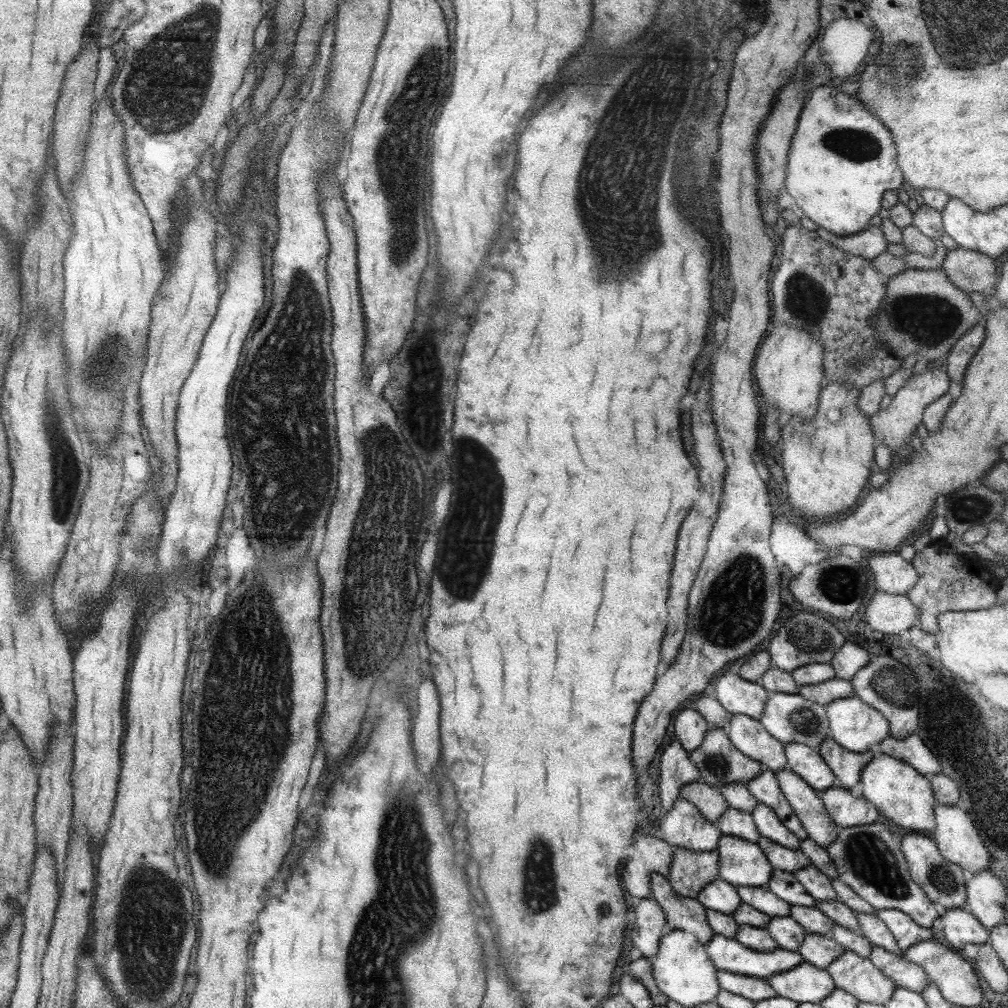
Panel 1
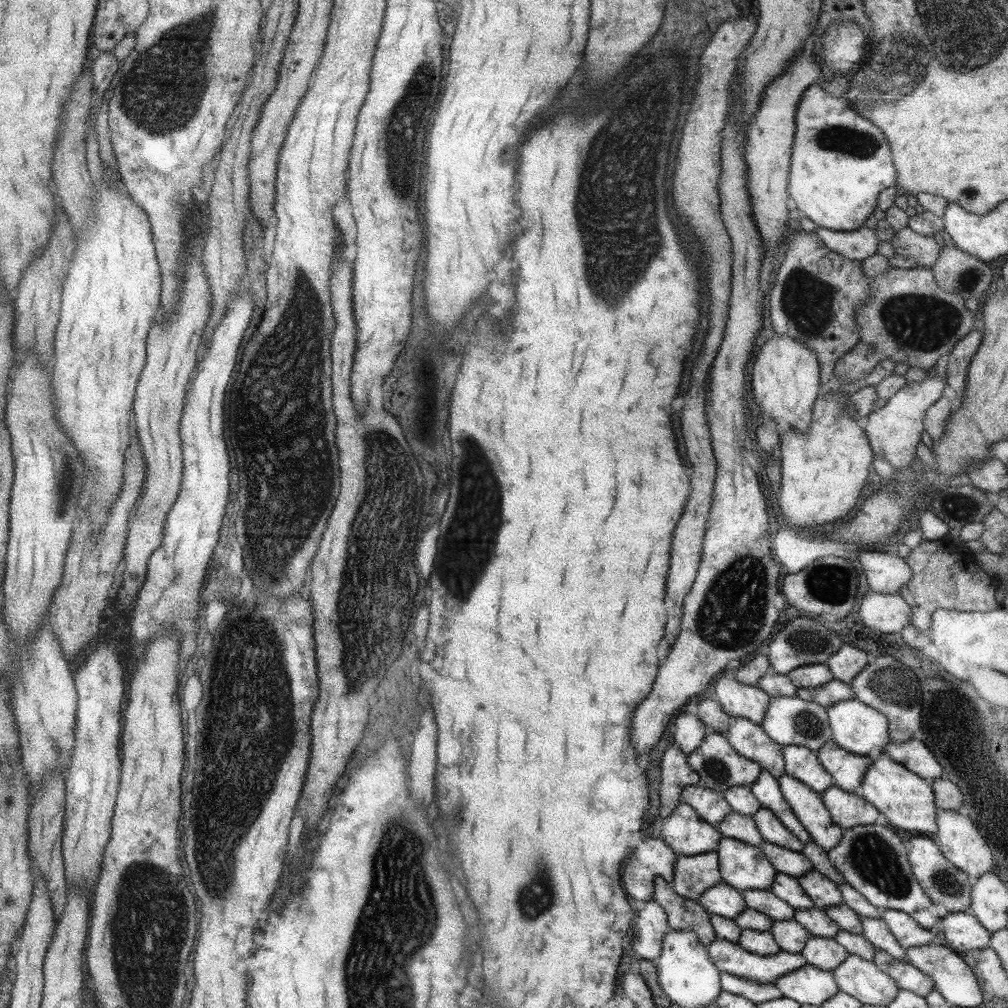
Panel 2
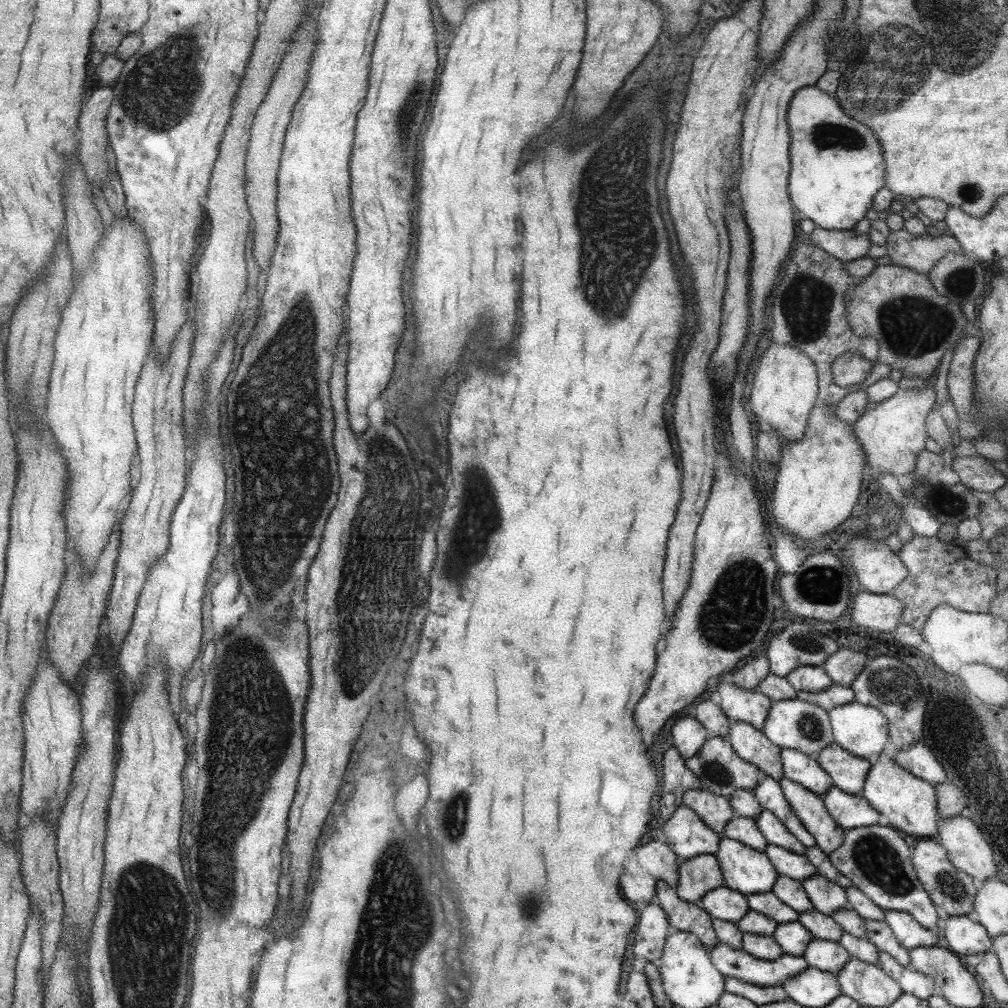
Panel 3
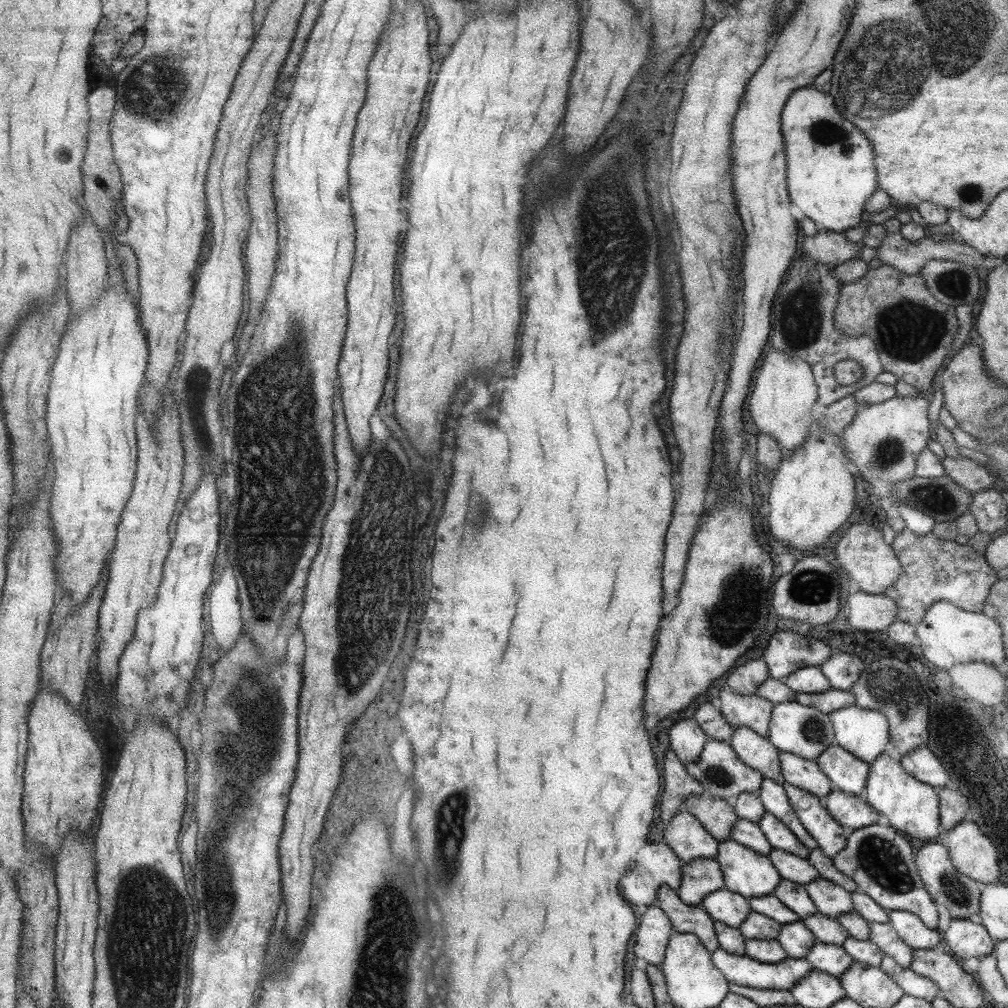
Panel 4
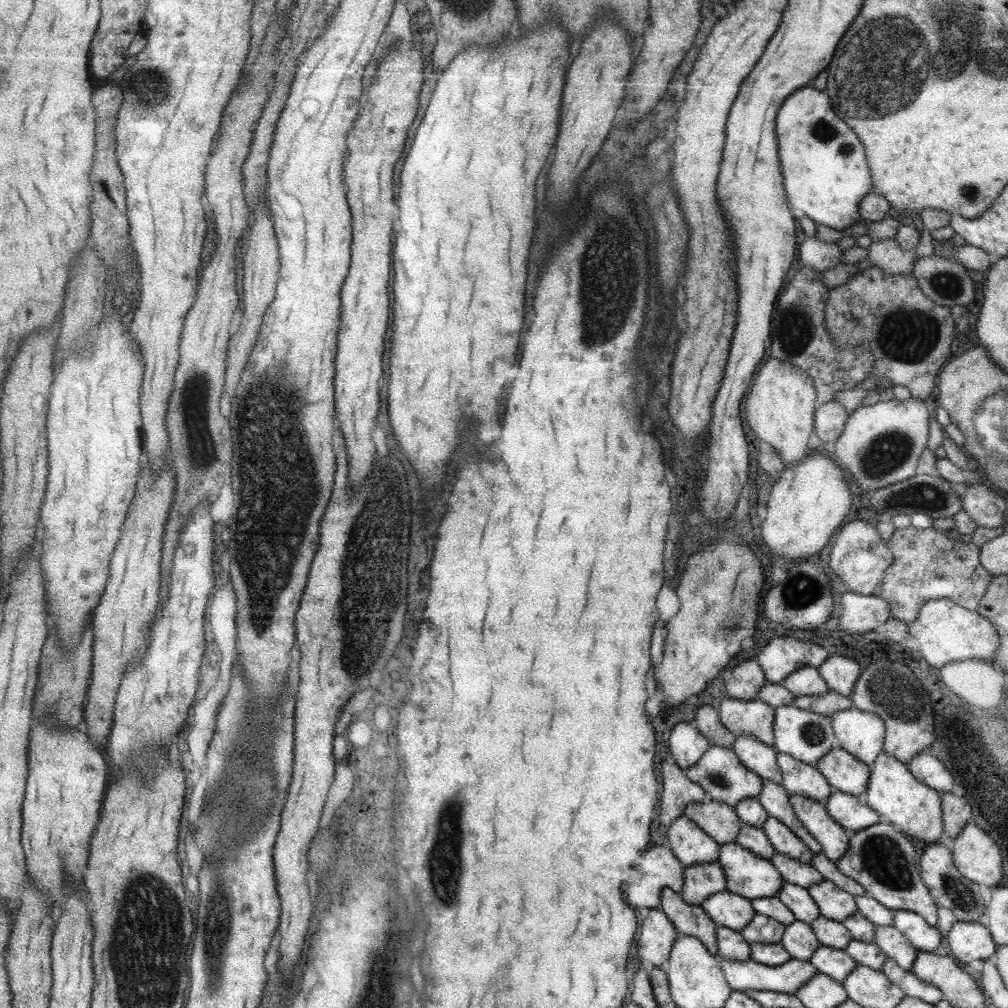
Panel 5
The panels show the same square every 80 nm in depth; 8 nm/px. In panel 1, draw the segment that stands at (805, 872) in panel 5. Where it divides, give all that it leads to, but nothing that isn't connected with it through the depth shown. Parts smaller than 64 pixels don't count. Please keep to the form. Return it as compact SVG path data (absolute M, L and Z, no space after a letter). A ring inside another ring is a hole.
M760 836L756 843L773 869L793 873L810 864L810 860L797 848L785 848L780 844L767 840L763 836Z

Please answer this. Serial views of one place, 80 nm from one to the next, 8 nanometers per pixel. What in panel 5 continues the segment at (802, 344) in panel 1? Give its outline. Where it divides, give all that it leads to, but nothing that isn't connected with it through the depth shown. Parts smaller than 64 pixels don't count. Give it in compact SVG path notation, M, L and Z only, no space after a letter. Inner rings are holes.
M771 357L763 366L760 366L759 373L750 384L745 397L745 414L749 428L761 444L770 446L779 455L784 464L796 464L808 454L807 440L809 440L813 429L816 405L816 394L807 373L792 364L787 364Z

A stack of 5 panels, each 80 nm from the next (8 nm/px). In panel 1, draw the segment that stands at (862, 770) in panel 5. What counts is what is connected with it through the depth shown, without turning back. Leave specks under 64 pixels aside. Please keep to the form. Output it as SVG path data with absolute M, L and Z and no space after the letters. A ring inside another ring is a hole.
M830 736L819 744L818 751L829 770L839 780L840 787L848 791L860 781L862 768L872 759L870 750L849 752Z

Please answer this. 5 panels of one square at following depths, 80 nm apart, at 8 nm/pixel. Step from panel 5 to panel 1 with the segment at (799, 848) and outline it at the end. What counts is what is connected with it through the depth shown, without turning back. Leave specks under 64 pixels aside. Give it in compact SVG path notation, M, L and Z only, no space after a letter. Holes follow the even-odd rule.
M757 802L757 806L750 813L760 836L785 848L800 848L800 840L781 824L771 808Z

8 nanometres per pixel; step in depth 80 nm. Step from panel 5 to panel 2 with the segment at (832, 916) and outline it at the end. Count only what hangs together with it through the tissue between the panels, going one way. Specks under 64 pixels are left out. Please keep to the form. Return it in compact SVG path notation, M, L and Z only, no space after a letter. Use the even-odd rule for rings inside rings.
M815 869L797 876L796 879L816 909L823 911L828 906L842 902L837 885Z

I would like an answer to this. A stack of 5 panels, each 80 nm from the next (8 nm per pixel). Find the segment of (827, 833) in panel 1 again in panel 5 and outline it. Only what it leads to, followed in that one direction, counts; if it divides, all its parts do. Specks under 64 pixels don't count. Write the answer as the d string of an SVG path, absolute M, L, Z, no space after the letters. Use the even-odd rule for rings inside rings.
M791 794L789 804L809 834L821 845L821 853L831 862L837 862L847 850L849 833L827 814L827 809L817 800Z

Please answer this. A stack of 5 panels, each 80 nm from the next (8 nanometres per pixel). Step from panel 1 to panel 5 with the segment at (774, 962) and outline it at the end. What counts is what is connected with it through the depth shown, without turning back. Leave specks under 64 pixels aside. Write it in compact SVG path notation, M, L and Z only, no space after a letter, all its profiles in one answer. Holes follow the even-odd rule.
M717 954L714 957L718 960L718 965L721 967L723 976L732 991L770 990L794 995L796 990L802 984L805 984L805 981L817 973L817 969L809 961L797 959L789 959L787 962L777 966L765 966L751 959L739 962L738 960L719 959Z

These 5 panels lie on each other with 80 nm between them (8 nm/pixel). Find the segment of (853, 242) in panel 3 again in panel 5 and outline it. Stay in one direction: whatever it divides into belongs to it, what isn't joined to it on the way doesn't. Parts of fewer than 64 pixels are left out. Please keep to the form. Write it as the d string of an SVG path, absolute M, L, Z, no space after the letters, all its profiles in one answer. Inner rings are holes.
M806 238L797 248L798 264L810 266L817 271L826 271L833 268L842 258L843 250L839 249L837 242L825 243L816 238Z

